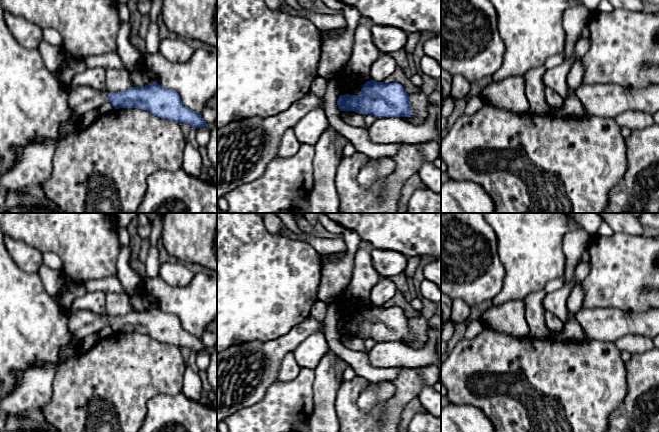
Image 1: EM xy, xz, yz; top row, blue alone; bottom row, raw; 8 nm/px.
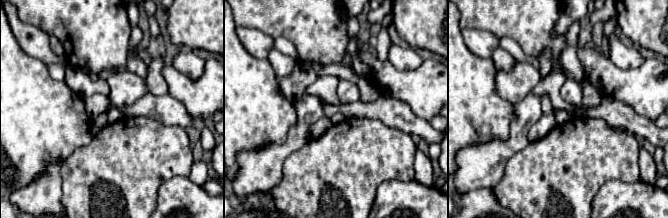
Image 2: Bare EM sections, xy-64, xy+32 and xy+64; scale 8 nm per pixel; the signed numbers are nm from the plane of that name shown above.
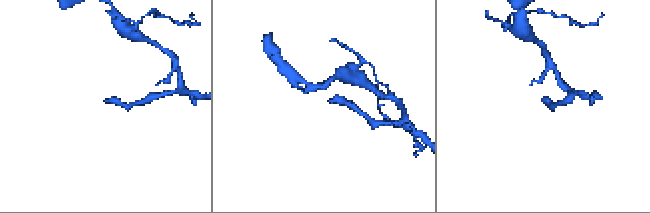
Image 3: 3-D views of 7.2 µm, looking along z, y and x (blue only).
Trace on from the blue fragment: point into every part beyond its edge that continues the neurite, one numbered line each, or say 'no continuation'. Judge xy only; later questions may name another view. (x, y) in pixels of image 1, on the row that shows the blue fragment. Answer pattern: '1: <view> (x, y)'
1: xy (82, 99)

